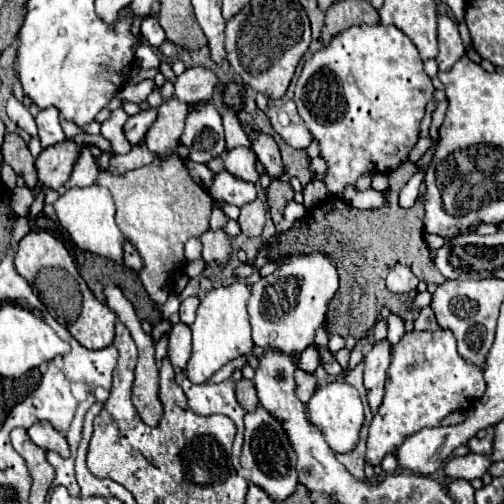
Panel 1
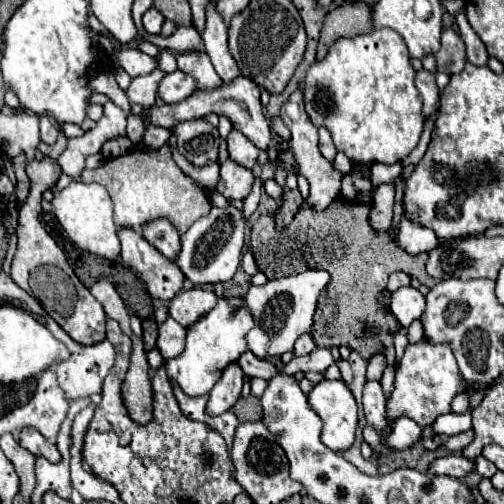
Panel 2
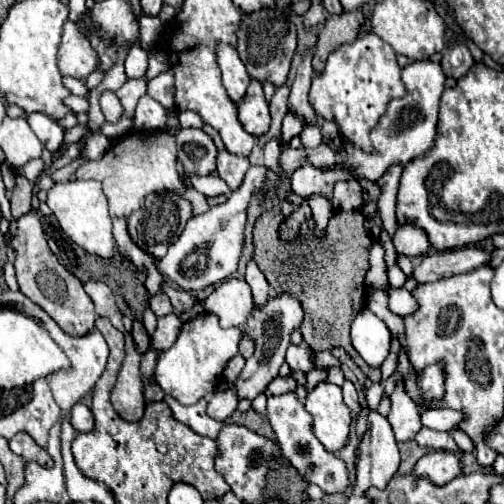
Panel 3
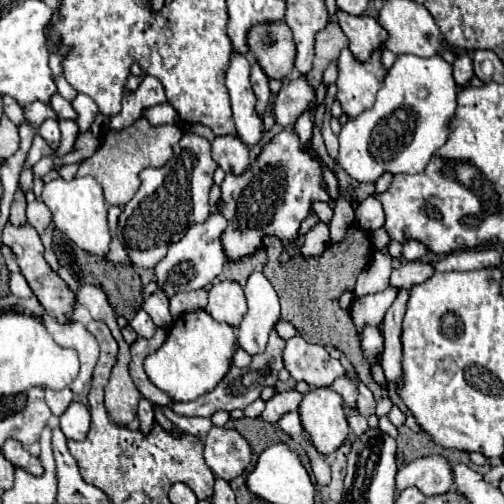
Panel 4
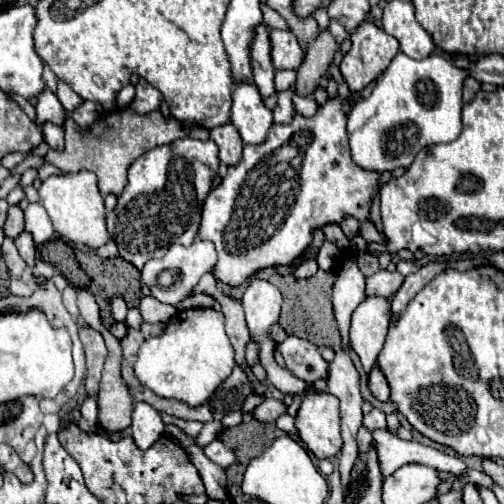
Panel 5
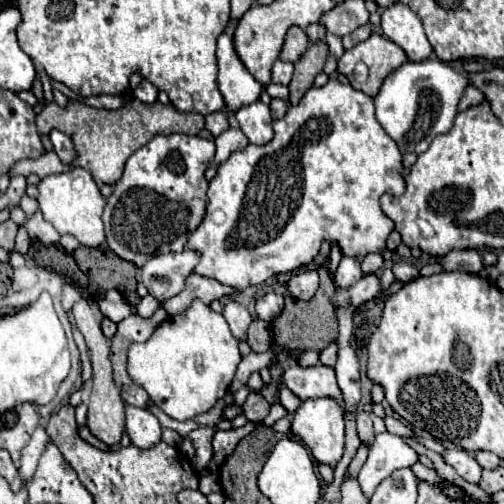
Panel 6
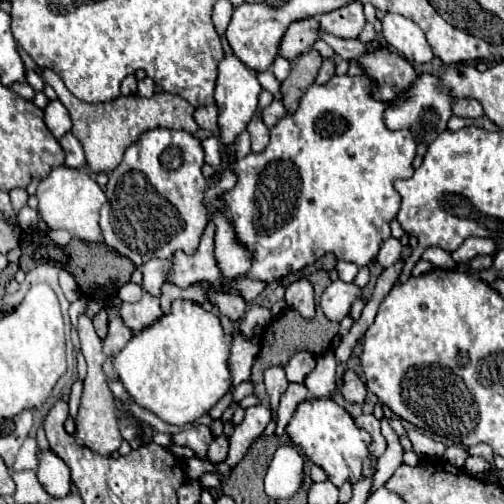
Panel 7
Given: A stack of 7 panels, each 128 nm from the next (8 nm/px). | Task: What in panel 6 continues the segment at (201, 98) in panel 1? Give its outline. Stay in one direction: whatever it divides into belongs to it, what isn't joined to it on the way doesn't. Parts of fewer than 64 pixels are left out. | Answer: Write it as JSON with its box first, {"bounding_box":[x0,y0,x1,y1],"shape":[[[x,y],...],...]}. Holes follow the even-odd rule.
{"bounding_box":[134,80,158,104],"shape":[[[142,80],[142,82],[138,84],[138,88],[134,90],[134,98],[138,98],[138,100],[150,104],[150,102],[154,102],[154,100],[158,98],[158,90],[156,90],[156,86],[154,86],[152,82]]]}

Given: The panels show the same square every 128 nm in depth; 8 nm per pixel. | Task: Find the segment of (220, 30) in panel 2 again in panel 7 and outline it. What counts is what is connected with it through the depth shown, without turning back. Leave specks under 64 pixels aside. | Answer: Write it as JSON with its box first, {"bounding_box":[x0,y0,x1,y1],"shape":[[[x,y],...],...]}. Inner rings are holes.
{"bounding_box":[248,118,268,154],"shape":[[[252,118],[252,122],[248,124],[248,132],[252,138],[252,152],[254,154],[264,152],[264,148],[268,146],[268,128],[264,126],[264,122],[258,118]]]}

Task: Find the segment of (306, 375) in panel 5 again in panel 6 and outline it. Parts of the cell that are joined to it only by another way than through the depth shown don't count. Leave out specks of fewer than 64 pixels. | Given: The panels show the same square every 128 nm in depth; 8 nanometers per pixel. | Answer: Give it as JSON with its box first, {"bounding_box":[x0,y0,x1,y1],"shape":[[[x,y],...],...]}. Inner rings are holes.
{"bounding_box":[230,350,274,394],"shape":[[[268,350],[268,352],[262,352],[262,354],[250,352],[248,356],[244,356],[242,362],[238,364],[238,370],[236,370],[236,374],[234,374],[234,380],[232,380],[232,384],[230,384],[230,392],[232,392],[232,394],[238,392],[238,390],[246,384],[246,380],[250,378],[250,374],[266,368],[266,366],[272,362],[272,358],[274,358],[274,356],[272,356],[270,350]]]}

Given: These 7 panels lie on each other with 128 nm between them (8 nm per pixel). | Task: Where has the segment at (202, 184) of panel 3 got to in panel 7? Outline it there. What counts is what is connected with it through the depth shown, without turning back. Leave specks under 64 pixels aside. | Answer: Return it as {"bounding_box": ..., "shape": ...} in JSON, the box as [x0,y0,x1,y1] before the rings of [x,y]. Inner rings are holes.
{"bounding_box":[168,76,416,288],"shape":[[[334,76],[330,78],[326,84],[312,84],[306,94],[300,100],[300,108],[294,114],[284,116],[272,130],[270,130],[270,144],[264,152],[260,154],[248,154],[246,158],[240,158],[238,162],[234,162],[234,170],[238,174],[238,182],[236,186],[224,196],[228,202],[228,210],[226,216],[234,222],[238,240],[244,242],[246,246],[250,246],[254,250],[254,262],[250,268],[250,276],[264,280],[264,282],[272,282],[278,278],[288,276],[290,272],[298,272],[302,270],[306,264],[316,262],[318,258],[322,258],[324,254],[332,252],[338,260],[346,260],[346,262],[354,262],[356,266],[366,266],[370,264],[376,254],[378,248],[382,244],[382,240],[386,240],[390,236],[390,220],[396,218],[398,208],[400,208],[400,194],[394,188],[394,180],[398,178],[410,178],[414,168],[414,156],[416,156],[416,140],[412,140],[412,132],[408,132],[408,128],[396,130],[392,132],[390,128],[384,128],[384,108],[388,108],[388,104],[392,102],[384,102],[384,100],[376,100],[374,98],[374,82],[368,76]],[[210,136],[206,140],[202,140],[202,148],[204,148],[204,156],[206,156],[206,162],[214,168],[222,166],[222,160],[220,160],[220,154],[218,154],[218,140],[216,136]],[[210,222],[204,230],[200,246],[194,256],[186,256],[184,252],[176,252],[172,256],[172,272],[168,272],[170,284],[178,288],[188,288],[194,282],[218,282],[220,270],[214,262],[214,224]]]}

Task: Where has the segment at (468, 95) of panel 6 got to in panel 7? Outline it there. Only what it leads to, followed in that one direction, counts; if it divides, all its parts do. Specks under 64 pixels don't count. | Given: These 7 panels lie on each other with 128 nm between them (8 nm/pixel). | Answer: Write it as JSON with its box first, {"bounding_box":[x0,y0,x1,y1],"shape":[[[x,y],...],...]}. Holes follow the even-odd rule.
{"bounding_box":[454,98,482,118],"shape":[[[460,98],[454,102],[454,114],[460,118],[480,118],[482,116],[482,106],[476,100]]]}

